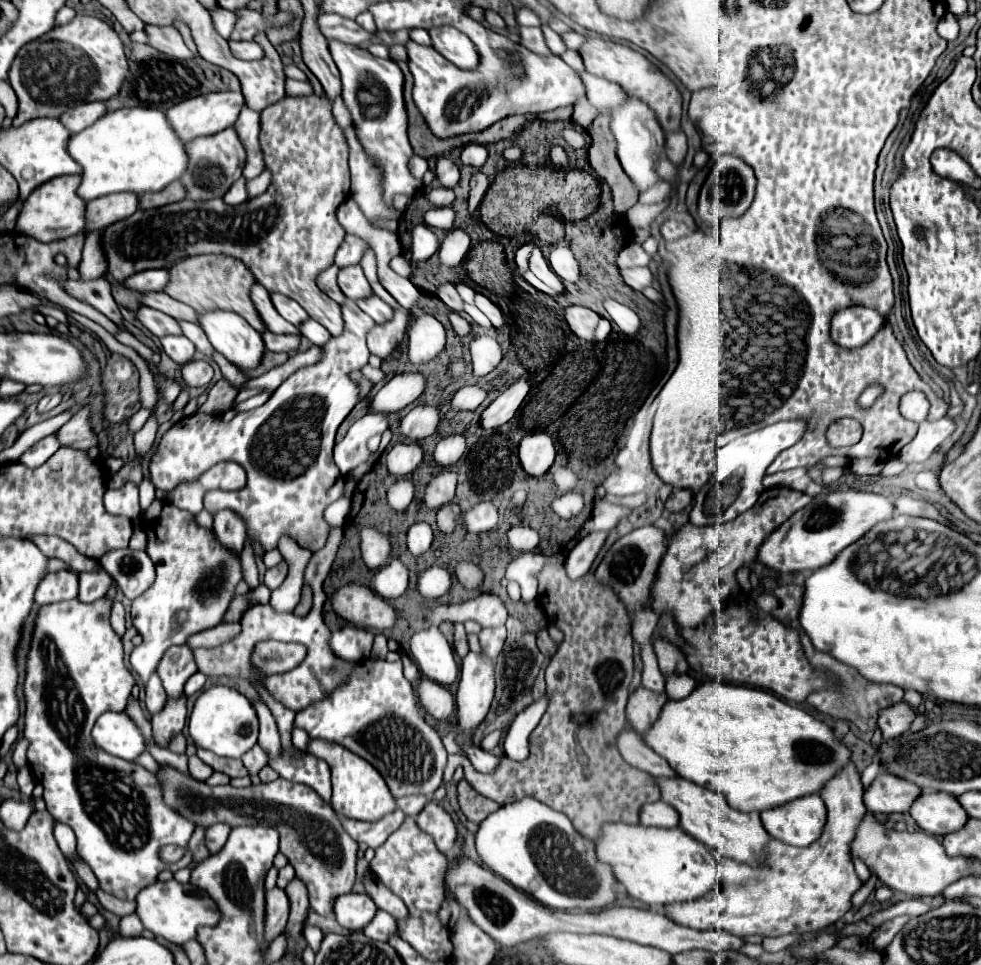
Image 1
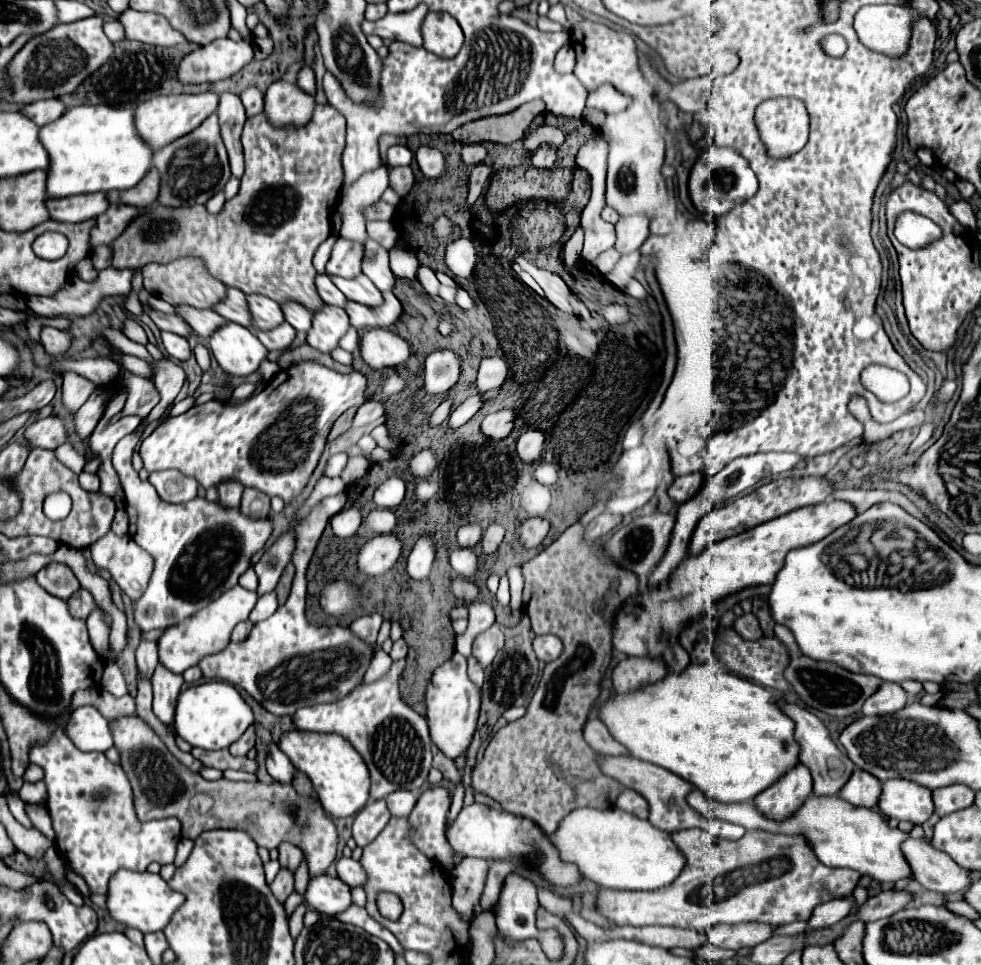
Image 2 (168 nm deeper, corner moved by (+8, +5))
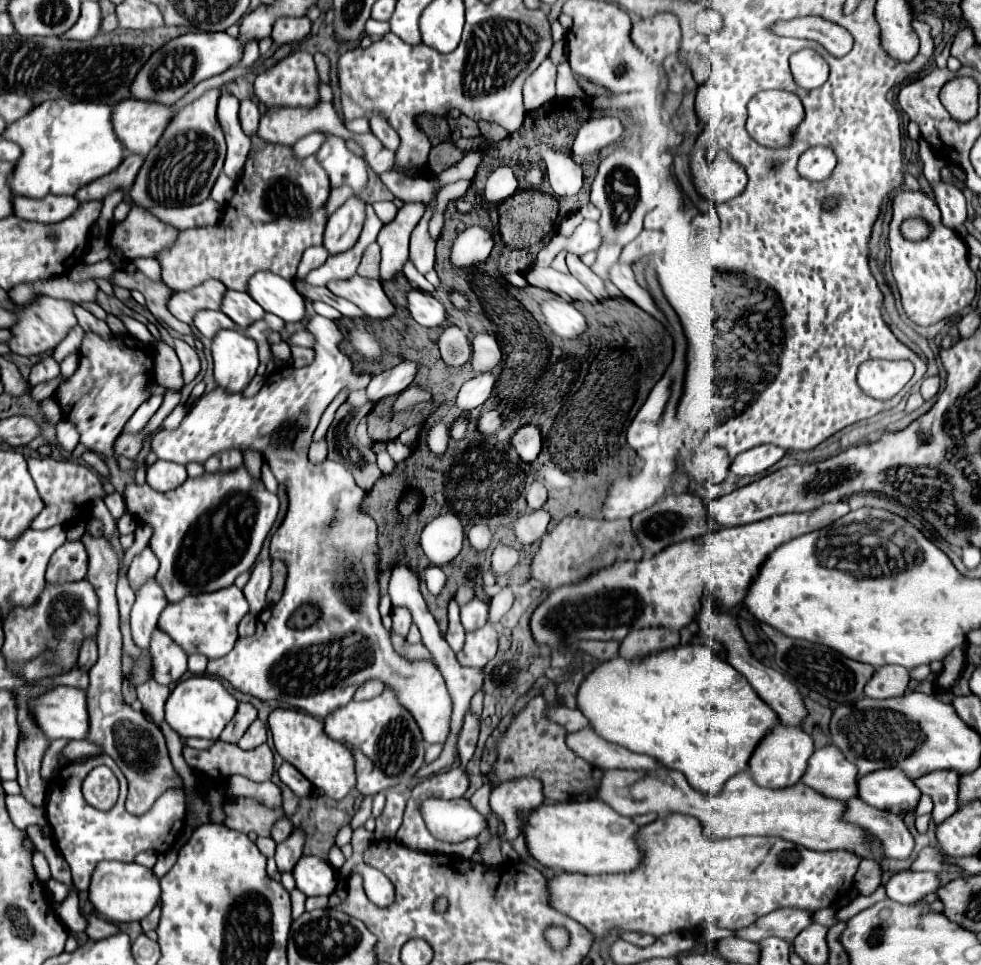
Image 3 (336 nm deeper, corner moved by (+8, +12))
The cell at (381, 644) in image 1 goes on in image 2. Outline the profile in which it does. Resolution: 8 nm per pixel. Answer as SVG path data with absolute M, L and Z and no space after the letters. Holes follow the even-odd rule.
M378 648L378 652L374 654L374 658L370 662L370 668L368 668L366 676L364 676L364 682L376 682L378 678L382 678L382 674L386 670L390 670L390 666L392 666L392 658L384 650Z

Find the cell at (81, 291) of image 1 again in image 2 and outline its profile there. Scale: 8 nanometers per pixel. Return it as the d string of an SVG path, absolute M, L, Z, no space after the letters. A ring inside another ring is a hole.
M98 246L92 252L92 262L96 266L96 270L104 270L110 266L110 246Z

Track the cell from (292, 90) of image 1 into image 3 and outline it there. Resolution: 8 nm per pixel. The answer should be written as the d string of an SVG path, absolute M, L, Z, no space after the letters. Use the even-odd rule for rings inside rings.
M318 101L310 109L302 109L302 107L264 109L258 127L258 135L262 139L272 143L286 143L286 145L292 145L314 131L328 131L344 139L354 137L354 133L348 133L346 127L342 125L332 103L326 101Z

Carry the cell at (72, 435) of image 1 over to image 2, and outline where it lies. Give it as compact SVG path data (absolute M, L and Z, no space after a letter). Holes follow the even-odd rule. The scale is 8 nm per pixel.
M44 418L36 420L24 430L24 438L34 446L34 448L46 448L46 450L56 450L60 444L66 442L66 432L64 424L60 418Z

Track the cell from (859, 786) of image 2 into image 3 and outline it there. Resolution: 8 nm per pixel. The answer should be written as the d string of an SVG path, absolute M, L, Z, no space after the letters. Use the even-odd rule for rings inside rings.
M834 745L822 747L810 757L810 767L802 783L804 781L834 799L848 801L858 797L858 769Z

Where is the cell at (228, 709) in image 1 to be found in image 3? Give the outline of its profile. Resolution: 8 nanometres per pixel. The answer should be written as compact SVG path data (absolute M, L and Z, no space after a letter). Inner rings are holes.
M196 675L184 679L176 685L166 701L166 721L180 737L200 737L216 741L224 727L234 719L238 711L238 701L228 693L228 689L210 675Z

